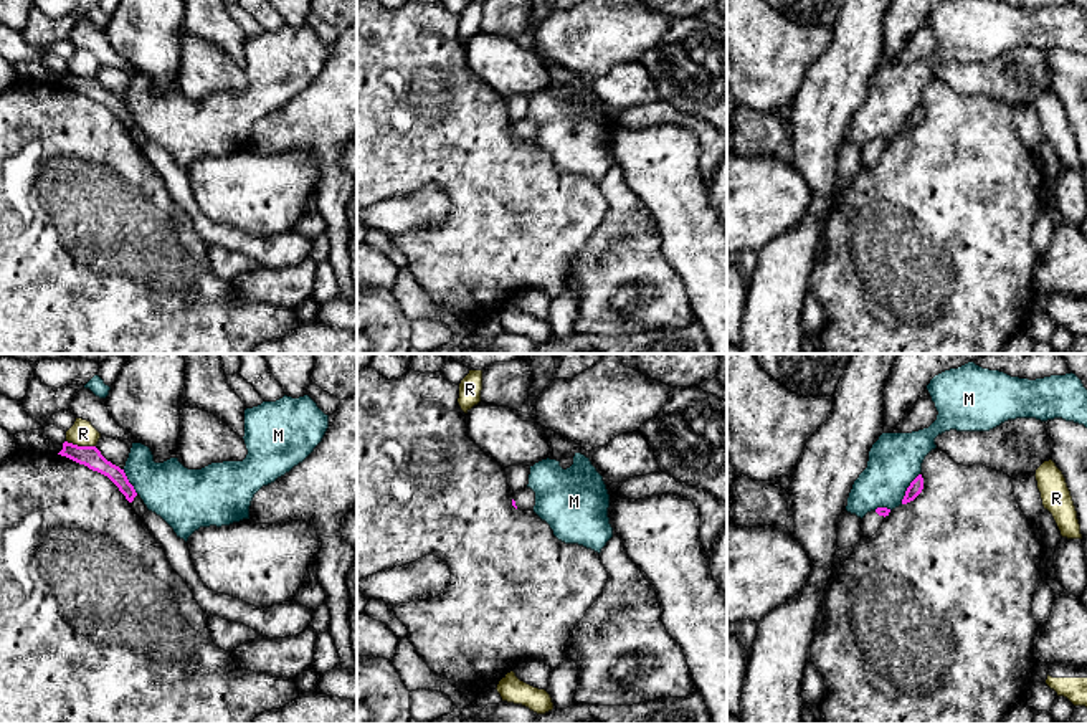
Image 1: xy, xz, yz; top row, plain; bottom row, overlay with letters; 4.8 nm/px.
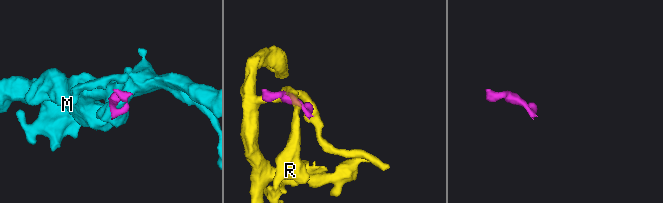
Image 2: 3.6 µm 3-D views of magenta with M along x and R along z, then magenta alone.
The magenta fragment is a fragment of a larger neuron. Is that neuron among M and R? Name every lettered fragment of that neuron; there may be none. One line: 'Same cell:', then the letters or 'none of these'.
Same cell: none of these

